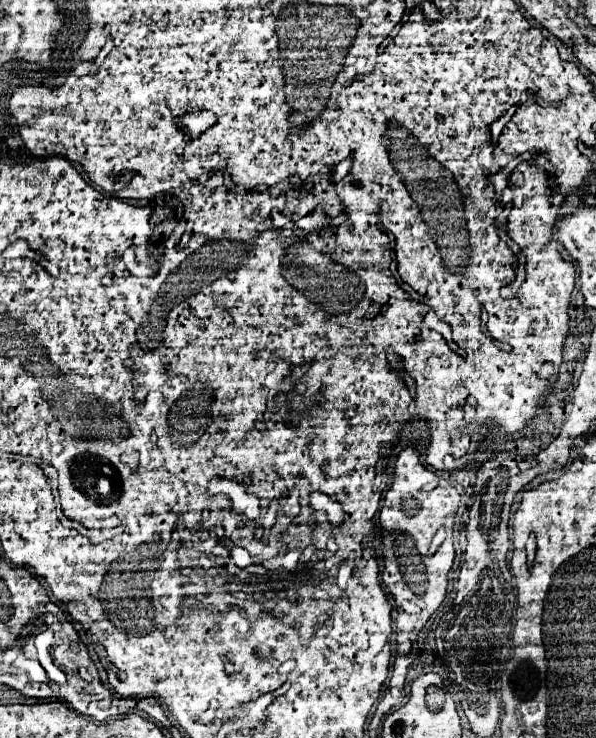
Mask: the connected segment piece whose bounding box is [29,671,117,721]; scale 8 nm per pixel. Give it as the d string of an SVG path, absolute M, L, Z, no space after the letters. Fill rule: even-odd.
M69 671L77 675L65 675L63 683L57 683L47 677L47 681L35 683L29 679L29 697L37 699L61 699L71 703L83 715L93 717L95 721L105 721L105 715L117 715L117 699L113 699L107 709L107 695L111 693L99 681L99 675L93 675L91 681L85 681L79 671Z

